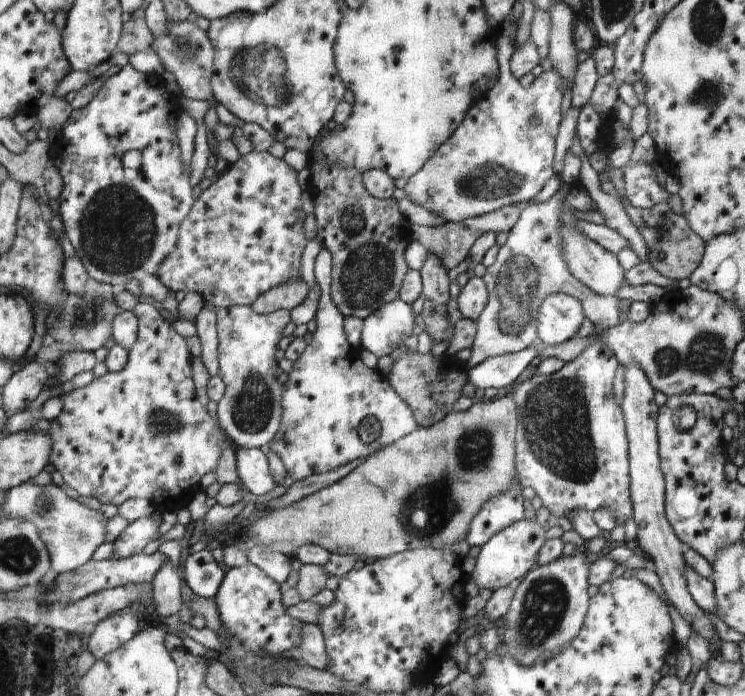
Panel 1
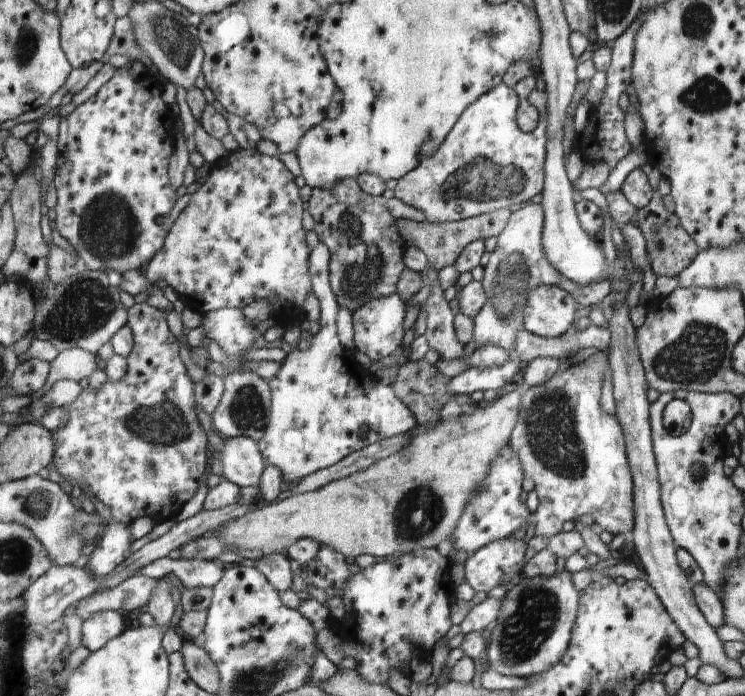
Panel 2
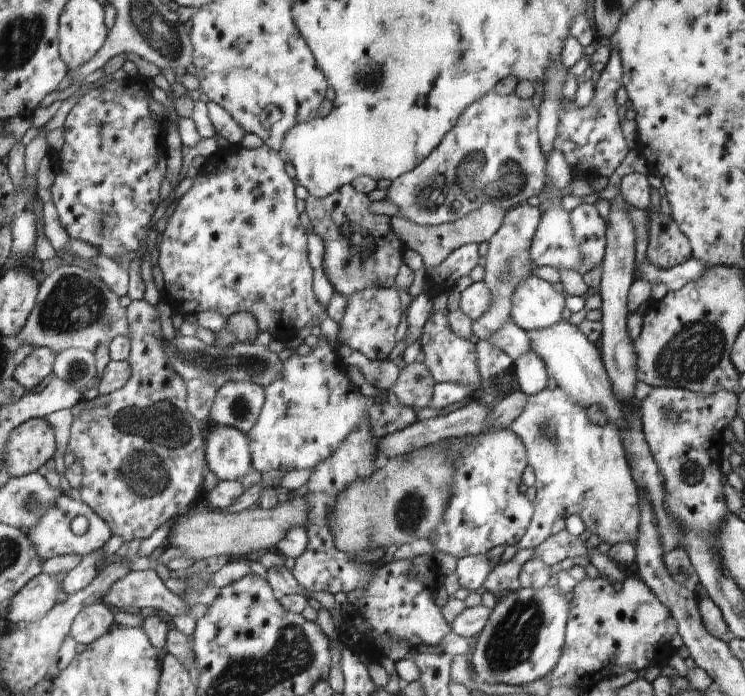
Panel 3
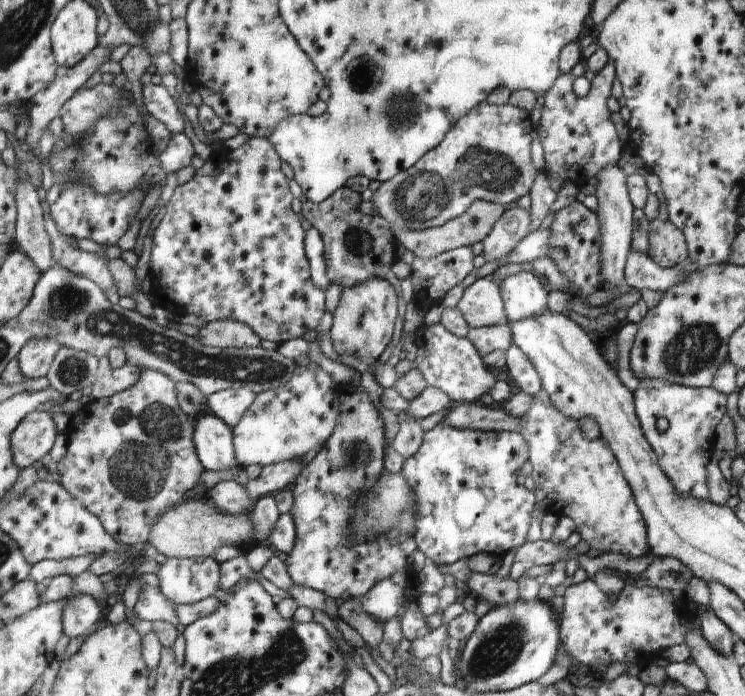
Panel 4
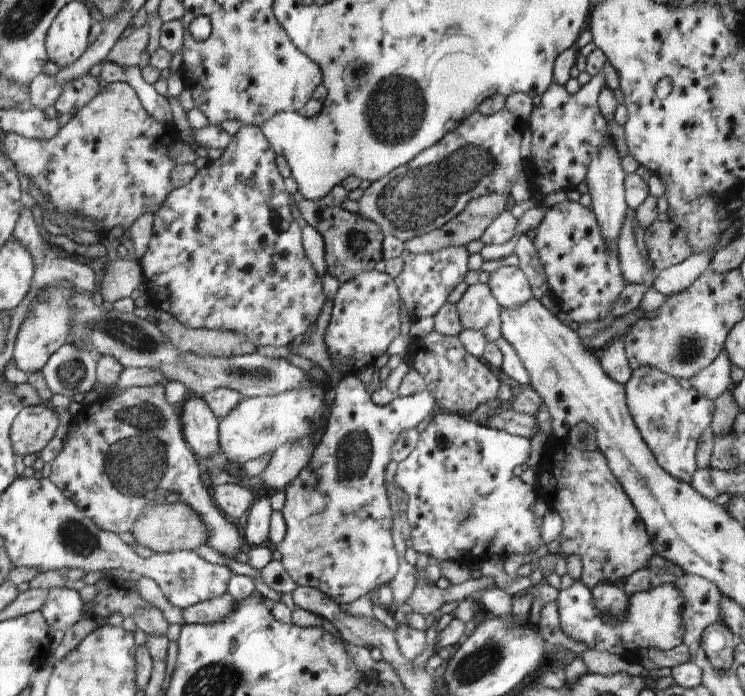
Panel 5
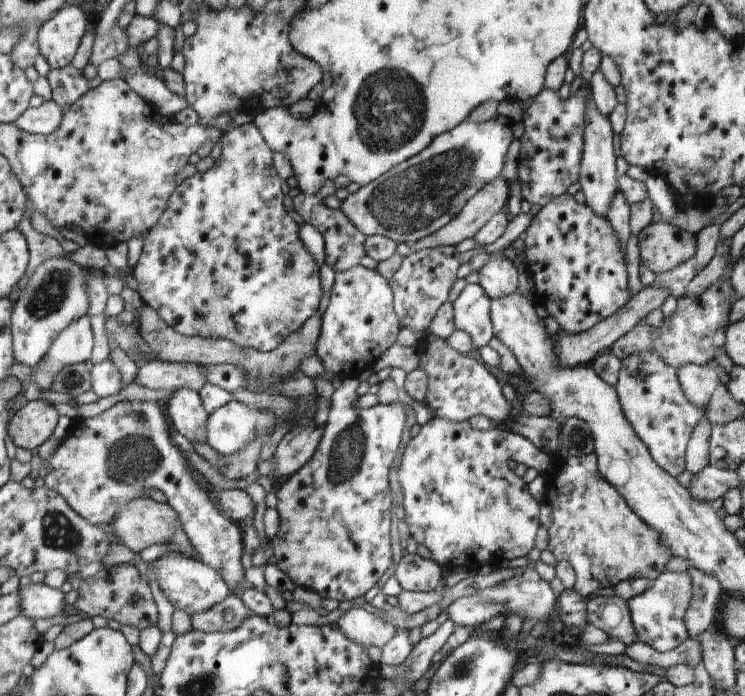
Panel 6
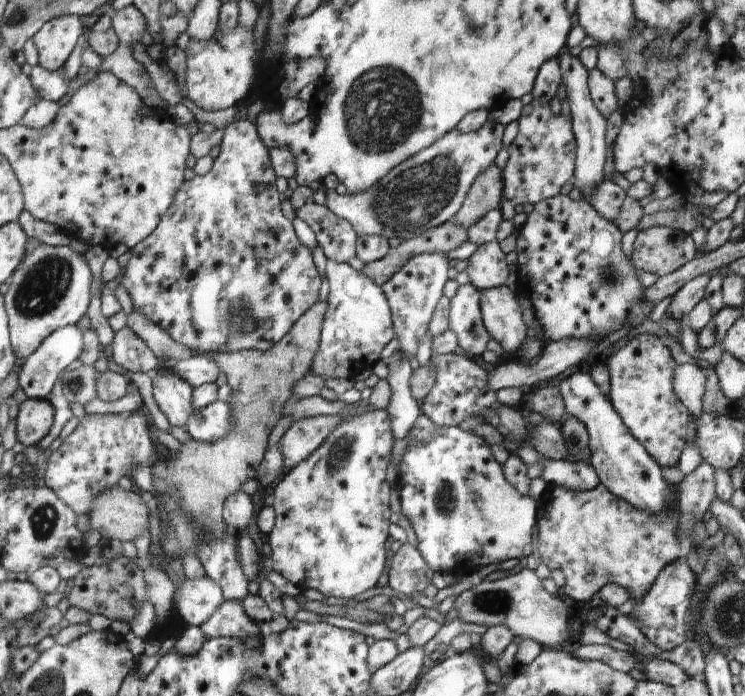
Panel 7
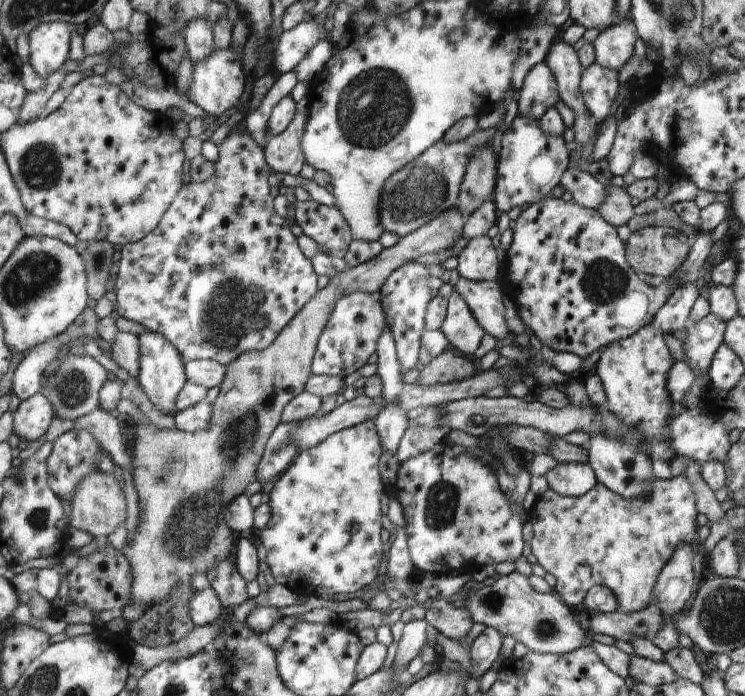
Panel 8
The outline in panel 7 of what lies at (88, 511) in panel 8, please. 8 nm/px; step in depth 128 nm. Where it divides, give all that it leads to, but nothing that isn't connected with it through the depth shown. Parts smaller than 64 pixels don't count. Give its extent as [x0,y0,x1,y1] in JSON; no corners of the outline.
[89,485,150,542]

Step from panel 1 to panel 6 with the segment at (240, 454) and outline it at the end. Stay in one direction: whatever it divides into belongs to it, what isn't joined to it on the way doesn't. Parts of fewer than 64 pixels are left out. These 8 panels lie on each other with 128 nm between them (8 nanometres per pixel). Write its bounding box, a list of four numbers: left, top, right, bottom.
[166,388,209,445]

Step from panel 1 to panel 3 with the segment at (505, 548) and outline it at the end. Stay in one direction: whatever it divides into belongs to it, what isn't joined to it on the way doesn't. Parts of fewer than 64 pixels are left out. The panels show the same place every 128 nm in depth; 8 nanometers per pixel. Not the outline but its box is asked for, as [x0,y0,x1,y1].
[455,555,493,592]

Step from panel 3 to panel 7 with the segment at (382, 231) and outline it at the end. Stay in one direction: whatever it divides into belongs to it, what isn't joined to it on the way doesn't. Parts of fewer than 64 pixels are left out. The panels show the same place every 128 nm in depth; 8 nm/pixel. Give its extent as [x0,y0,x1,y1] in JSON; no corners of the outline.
[289,186,362,263]

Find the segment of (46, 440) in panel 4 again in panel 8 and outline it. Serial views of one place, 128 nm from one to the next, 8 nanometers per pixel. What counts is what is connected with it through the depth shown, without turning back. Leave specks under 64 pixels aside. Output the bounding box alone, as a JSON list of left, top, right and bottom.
[14,393,57,440]

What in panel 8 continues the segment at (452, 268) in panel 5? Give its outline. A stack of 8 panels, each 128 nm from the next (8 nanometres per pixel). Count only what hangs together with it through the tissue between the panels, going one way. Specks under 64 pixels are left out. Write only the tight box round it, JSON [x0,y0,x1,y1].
[377,262,437,374]

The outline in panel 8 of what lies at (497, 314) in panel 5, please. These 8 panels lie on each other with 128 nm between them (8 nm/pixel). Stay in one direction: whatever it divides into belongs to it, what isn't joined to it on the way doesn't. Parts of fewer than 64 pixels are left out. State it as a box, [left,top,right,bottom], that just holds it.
[440,290,485,356]

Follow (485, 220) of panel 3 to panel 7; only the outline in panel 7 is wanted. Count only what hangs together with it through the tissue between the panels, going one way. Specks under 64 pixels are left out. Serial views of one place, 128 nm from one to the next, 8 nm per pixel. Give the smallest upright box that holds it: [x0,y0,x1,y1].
[451,163,503,230]

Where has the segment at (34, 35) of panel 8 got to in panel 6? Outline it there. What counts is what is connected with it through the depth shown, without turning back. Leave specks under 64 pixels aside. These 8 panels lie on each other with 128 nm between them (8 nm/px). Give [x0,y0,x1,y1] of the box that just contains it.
[41,5,90,69]

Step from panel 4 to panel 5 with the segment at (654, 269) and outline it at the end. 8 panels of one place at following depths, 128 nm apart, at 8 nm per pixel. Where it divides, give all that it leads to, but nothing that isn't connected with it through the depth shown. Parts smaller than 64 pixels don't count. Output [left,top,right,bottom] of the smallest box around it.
[615,209,656,288]

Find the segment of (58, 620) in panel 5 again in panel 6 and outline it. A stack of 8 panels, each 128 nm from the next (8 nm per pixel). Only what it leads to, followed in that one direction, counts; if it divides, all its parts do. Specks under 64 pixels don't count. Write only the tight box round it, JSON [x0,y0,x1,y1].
[18,583,67,620]

